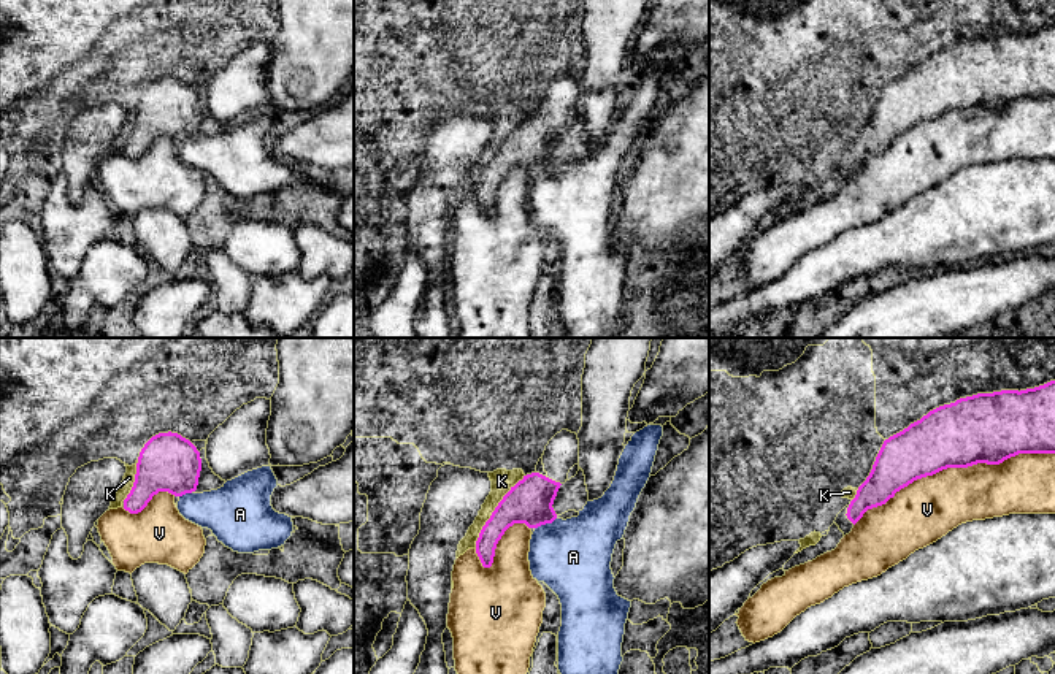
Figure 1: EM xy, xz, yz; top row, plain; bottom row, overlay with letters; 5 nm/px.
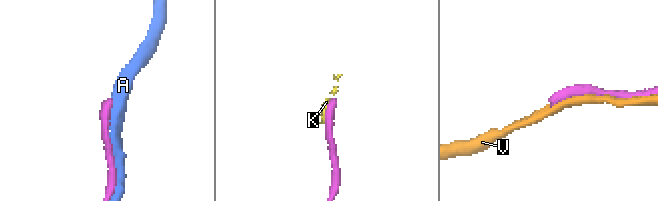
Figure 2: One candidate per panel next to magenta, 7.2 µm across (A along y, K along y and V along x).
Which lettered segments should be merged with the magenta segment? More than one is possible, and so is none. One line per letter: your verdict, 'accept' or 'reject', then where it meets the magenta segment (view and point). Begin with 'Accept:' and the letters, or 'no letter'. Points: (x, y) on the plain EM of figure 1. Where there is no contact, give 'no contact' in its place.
Accept: K
A: reject | xz (546, 167)
K: accept | xz (494, 156)
V: reject | yz (952, 111)

